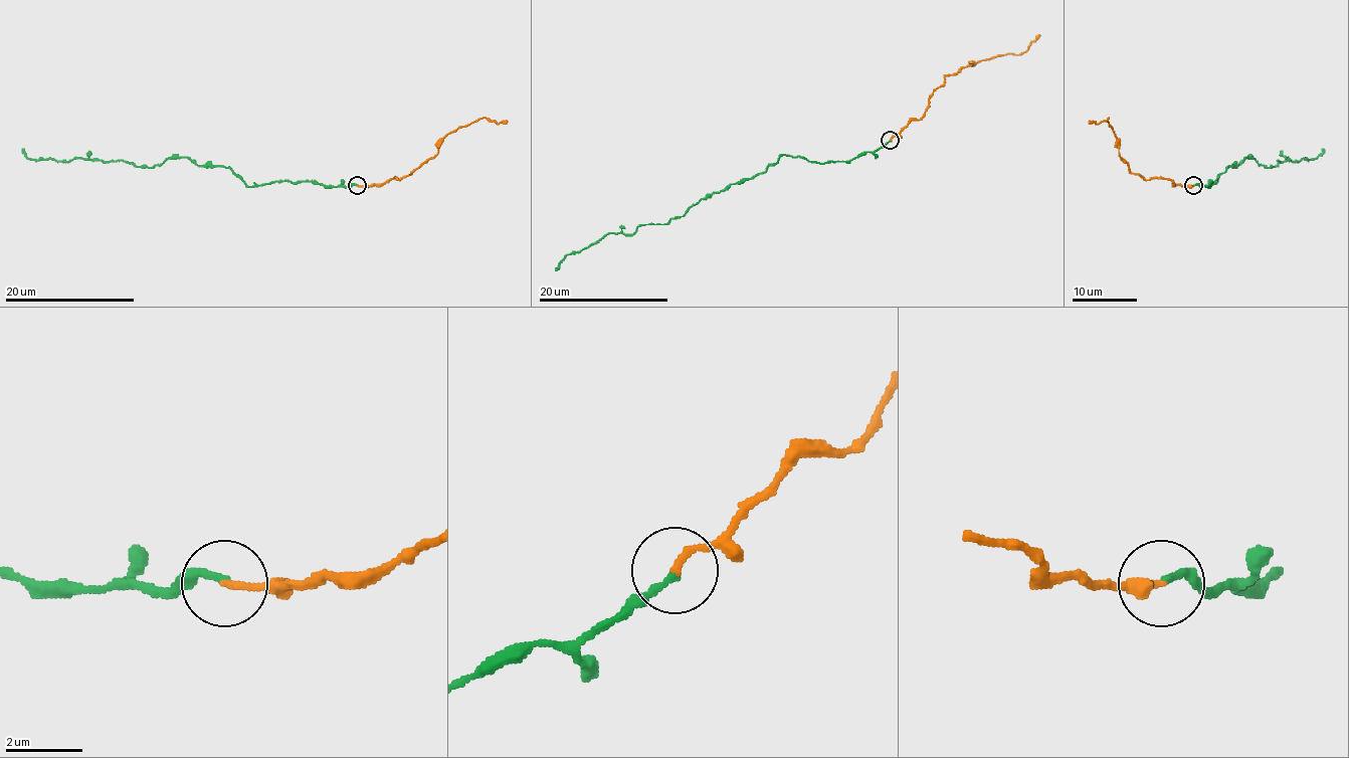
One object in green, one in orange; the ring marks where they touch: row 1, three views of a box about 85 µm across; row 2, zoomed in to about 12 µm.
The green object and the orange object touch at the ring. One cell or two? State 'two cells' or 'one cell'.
two cells

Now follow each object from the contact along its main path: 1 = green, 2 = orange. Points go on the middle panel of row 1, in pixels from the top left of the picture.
1: (890, 140), (847, 161), (783, 155), (682, 216), (641, 224), (631, 233), (607, 233), (556, 269)
2: (890, 140), (924, 114), (932, 92), (943, 83), (945, 76), (999, 54), (1025, 51), (1039, 35)

